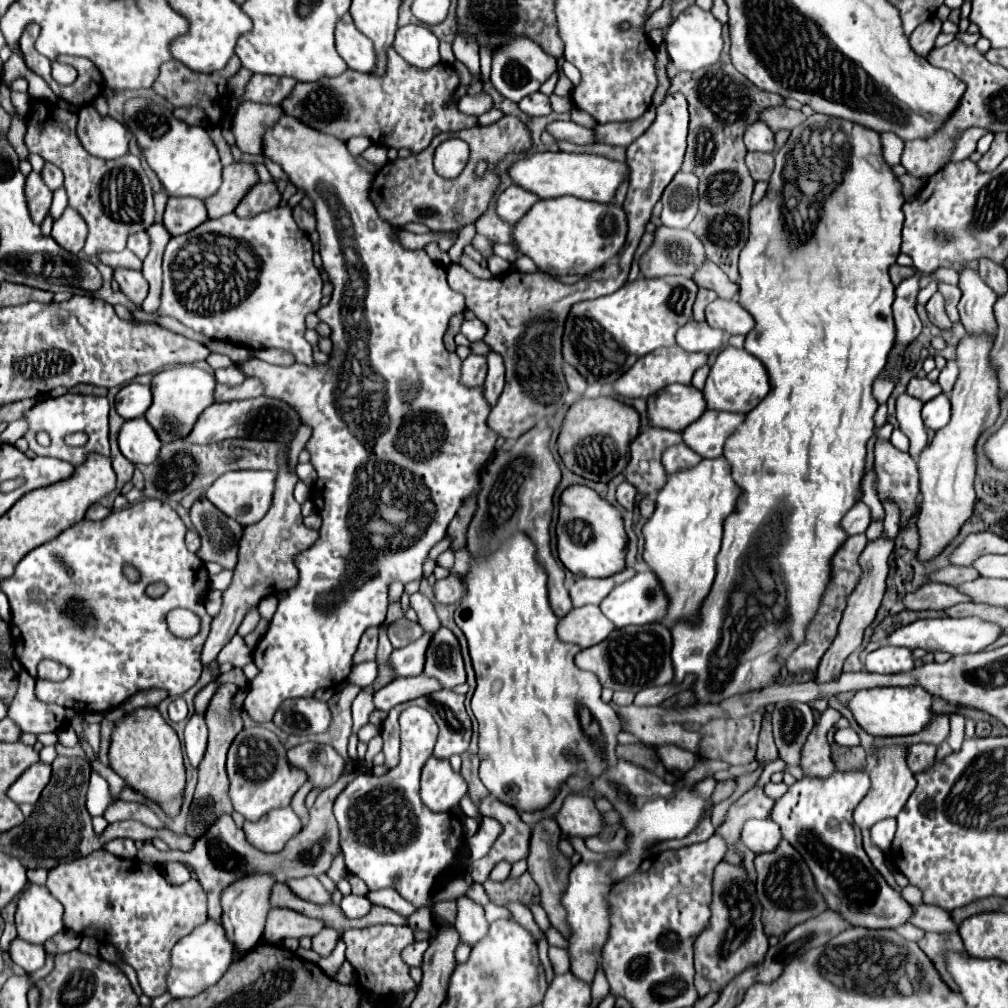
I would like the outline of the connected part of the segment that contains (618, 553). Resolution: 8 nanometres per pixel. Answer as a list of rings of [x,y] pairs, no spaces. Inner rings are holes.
[[[570,486],[560,494],[556,538],[560,562],[576,576],[606,578],[626,568],[624,556],[628,536],[624,532],[622,516],[610,502],[600,498],[588,486]]]

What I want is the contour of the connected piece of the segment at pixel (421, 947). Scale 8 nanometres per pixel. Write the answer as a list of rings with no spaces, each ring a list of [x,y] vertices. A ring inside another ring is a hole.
[[[414,942],[404,950],[404,962],[408,962],[408,966],[420,966],[426,948],[428,948],[428,942]]]

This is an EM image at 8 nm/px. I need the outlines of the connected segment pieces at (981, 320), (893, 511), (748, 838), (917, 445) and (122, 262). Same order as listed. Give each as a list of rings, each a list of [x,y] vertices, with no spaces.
[[[964,268],[960,272],[960,290],[962,300],[958,304],[958,312],[966,332],[978,336],[996,336],[996,318],[992,306],[998,296],[988,290],[974,268]]]
[[[890,502],[884,504],[886,510],[886,518],[884,518],[884,538],[894,540],[898,534],[898,508],[894,508]]]
[[[748,820],[742,830],[742,842],[754,852],[772,852],[780,844],[782,836],[778,824],[772,820]]]
[[[900,394],[896,400],[896,418],[900,422],[900,430],[908,436],[910,440],[910,456],[914,460],[918,460],[920,452],[926,448],[928,440],[926,440],[926,426],[920,418],[920,410],[922,410],[922,402],[920,400],[912,400],[912,396],[908,394]]]
[[[122,250],[122,252],[100,252],[96,254],[96,258],[110,266],[112,270],[116,268],[130,268],[130,270],[142,270],[142,260],[138,256],[132,256],[132,252]]]

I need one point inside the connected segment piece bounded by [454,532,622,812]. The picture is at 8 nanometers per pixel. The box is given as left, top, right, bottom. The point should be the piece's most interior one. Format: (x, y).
(529, 691)

